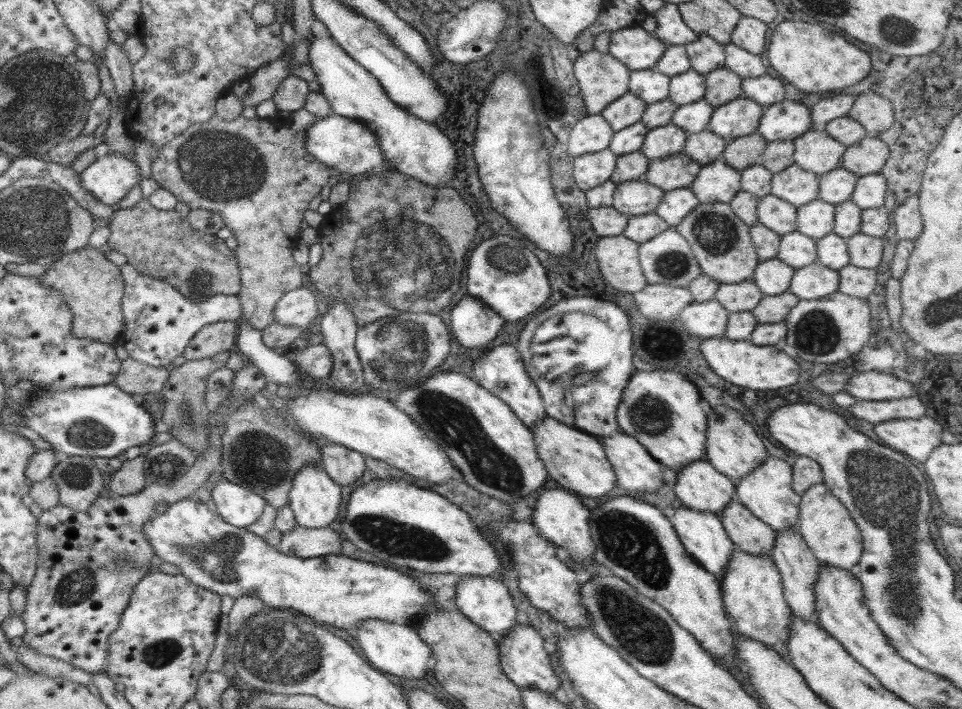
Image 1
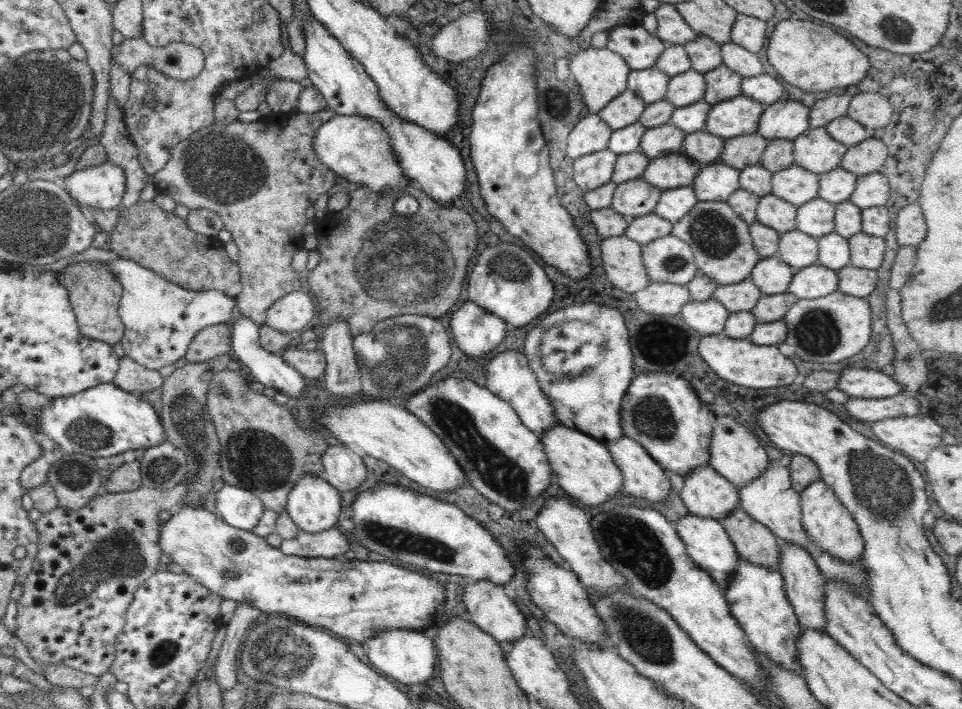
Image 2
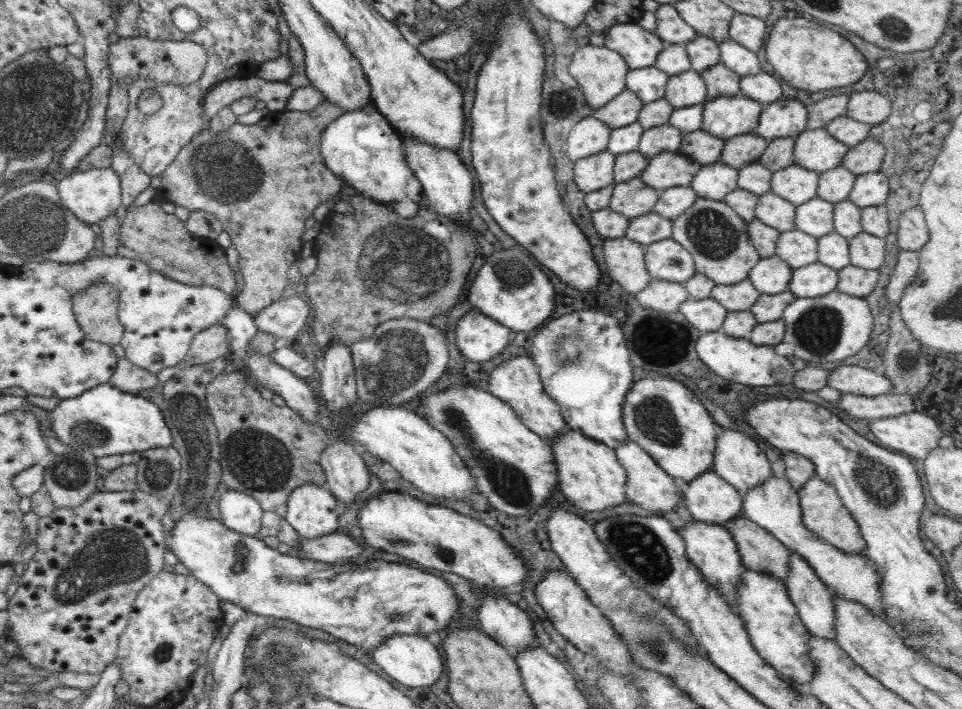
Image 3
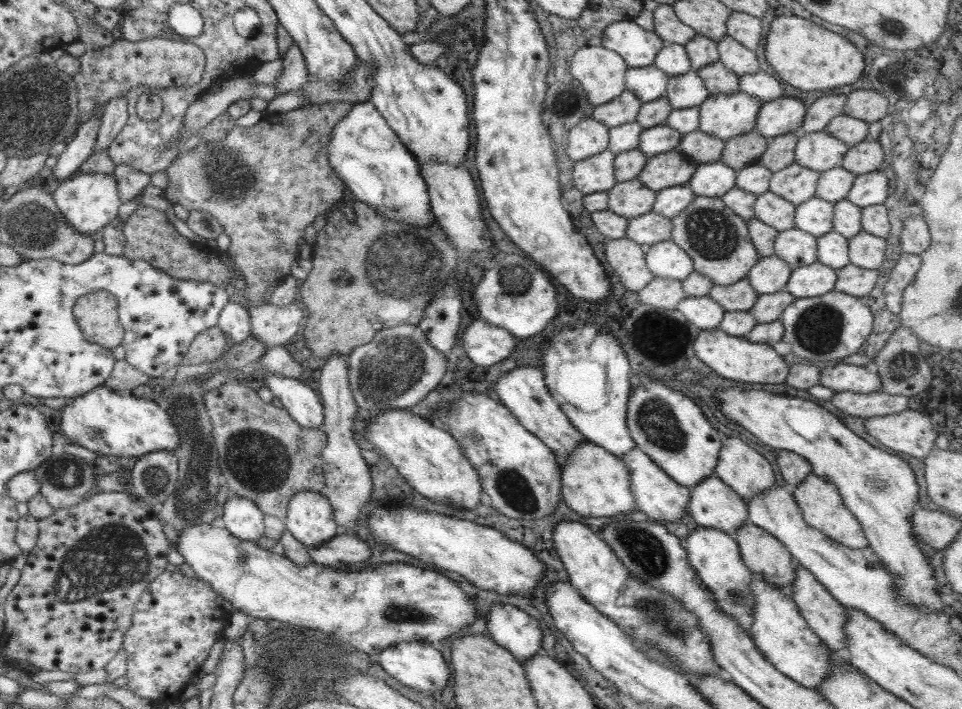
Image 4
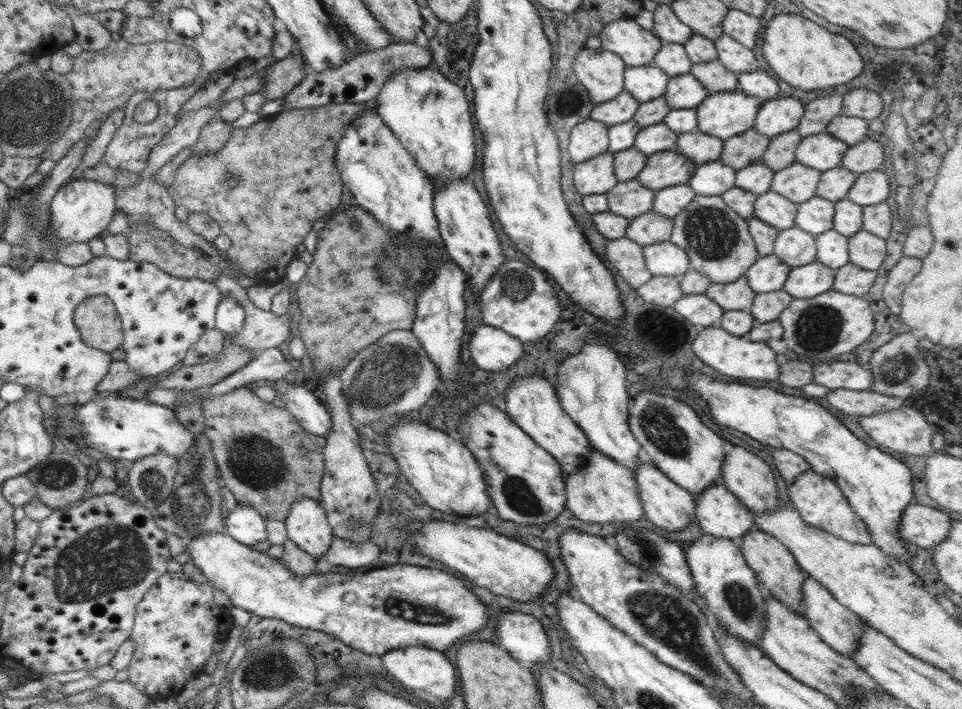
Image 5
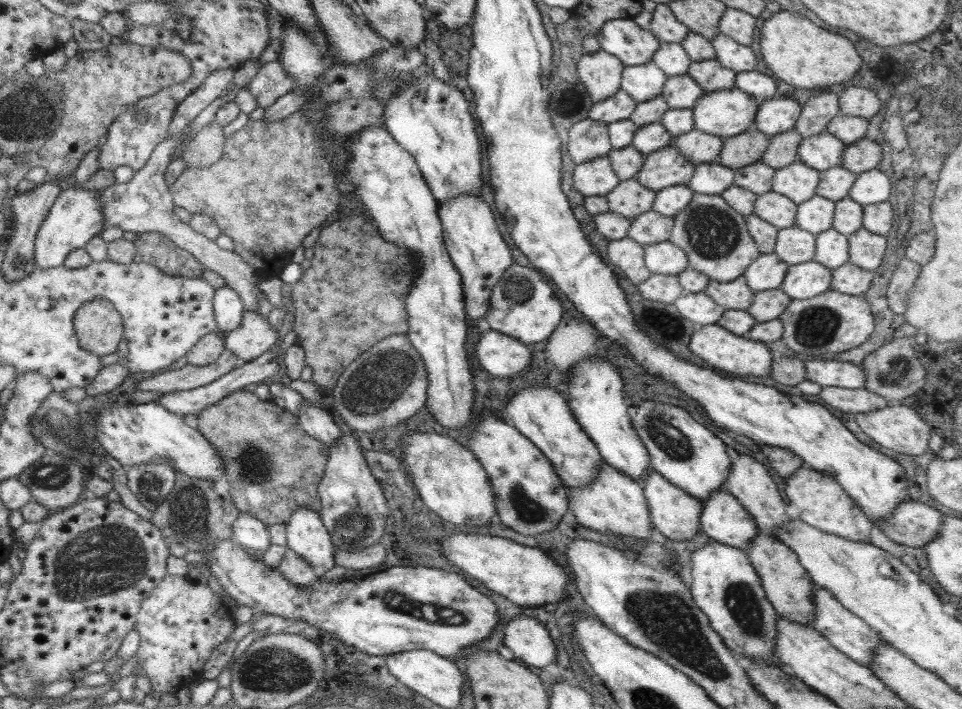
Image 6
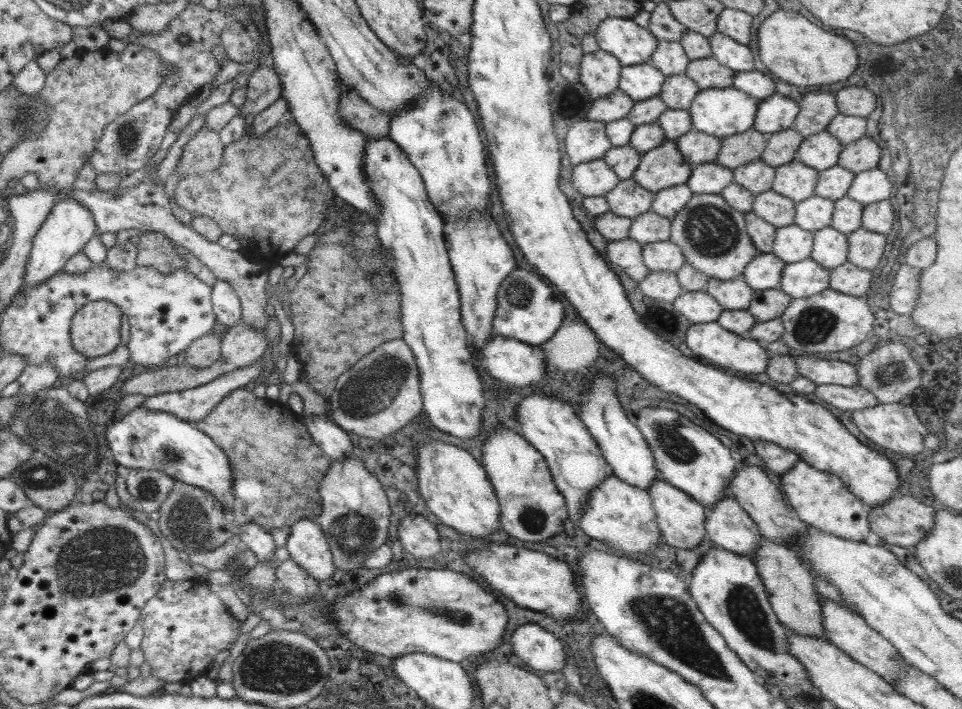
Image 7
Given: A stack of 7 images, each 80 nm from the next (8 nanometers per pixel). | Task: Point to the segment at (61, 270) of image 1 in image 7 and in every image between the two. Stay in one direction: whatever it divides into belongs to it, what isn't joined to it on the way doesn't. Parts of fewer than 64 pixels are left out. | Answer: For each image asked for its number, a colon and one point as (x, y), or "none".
2: (94, 293)
3: (95, 308)
4: (96, 313)
5: (97, 320)
6: (98, 325)
7: (95, 328)

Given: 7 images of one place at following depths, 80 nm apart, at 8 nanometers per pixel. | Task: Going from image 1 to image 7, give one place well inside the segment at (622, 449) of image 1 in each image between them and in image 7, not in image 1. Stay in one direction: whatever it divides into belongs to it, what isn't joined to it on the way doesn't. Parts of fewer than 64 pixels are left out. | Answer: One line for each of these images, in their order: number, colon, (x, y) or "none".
2: (643, 477)
3: (649, 486)
4: (663, 500)
5: (668, 506)
6: (676, 514)
7: (681, 519)

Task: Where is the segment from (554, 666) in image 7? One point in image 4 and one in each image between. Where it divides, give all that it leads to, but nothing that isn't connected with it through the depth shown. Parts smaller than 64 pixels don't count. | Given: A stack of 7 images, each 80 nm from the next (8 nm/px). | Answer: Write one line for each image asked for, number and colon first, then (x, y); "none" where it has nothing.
4: (510, 627)
5: (520, 634)
6: (532, 645)

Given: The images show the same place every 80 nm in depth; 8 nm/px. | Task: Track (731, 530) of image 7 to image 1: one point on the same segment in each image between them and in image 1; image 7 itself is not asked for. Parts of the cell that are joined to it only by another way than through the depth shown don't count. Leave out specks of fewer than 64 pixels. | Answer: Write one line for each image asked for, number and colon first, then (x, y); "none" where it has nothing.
1: (699, 486)
2: (705, 493)
3: (709, 498)
4: (713, 504)
5: (718, 512)
6: (724, 519)

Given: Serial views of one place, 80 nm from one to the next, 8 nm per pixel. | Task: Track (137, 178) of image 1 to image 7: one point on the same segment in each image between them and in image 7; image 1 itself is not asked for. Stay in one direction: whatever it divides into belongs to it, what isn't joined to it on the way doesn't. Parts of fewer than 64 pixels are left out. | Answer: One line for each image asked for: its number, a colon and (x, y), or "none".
2: (100, 187)
3: (92, 195)
4: (90, 202)
5: (81, 210)
6: (76, 216)
7: (68, 228)

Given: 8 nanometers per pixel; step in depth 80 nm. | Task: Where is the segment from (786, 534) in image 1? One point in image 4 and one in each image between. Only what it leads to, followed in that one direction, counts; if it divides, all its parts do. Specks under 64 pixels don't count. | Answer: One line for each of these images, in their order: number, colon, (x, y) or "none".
2: (804, 584)
3: (813, 599)
4: (825, 616)

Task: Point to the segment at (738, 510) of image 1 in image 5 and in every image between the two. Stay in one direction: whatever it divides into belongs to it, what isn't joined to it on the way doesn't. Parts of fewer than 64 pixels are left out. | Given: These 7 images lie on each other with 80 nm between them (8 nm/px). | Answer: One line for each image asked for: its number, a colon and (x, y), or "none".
2: (754, 542)
3: (759, 550)
4: (764, 555)
5: (775, 567)

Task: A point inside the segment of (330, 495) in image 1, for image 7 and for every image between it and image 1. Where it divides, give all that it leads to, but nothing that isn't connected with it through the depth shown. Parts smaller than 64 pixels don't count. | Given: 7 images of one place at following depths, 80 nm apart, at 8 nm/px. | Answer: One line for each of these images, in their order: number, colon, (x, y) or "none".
2: (313, 504)
3: (312, 511)
4: (310, 519)
5: (307, 525)
6: (306, 534)
7: (307, 545)

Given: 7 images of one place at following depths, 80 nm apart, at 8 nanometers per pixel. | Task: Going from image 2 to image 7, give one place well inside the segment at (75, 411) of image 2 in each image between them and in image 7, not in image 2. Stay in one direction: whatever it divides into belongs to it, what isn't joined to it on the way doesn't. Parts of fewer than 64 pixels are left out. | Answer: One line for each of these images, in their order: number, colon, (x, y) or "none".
3: (103, 420)
4: (107, 423)
5: (129, 429)
6: (136, 433)
7: (144, 439)

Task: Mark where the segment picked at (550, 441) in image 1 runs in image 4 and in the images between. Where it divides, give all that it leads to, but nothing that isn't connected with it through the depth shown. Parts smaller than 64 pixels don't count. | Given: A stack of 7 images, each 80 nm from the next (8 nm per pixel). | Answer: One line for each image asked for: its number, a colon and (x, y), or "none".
2: (582, 466)
3: (590, 476)
4: (593, 483)

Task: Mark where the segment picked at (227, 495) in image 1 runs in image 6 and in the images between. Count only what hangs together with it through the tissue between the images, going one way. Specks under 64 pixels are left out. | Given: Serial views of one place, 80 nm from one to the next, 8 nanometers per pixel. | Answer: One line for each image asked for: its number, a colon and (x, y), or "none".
2: (238, 507)
3: (240, 512)
4: (243, 519)
5: (244, 524)
6: (247, 531)

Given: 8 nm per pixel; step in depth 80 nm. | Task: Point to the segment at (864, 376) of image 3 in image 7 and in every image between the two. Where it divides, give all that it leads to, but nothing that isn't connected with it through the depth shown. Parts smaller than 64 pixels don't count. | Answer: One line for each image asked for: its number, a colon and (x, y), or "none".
4: (842, 377)
5: (838, 374)
6: (823, 371)
7: (821, 371)

